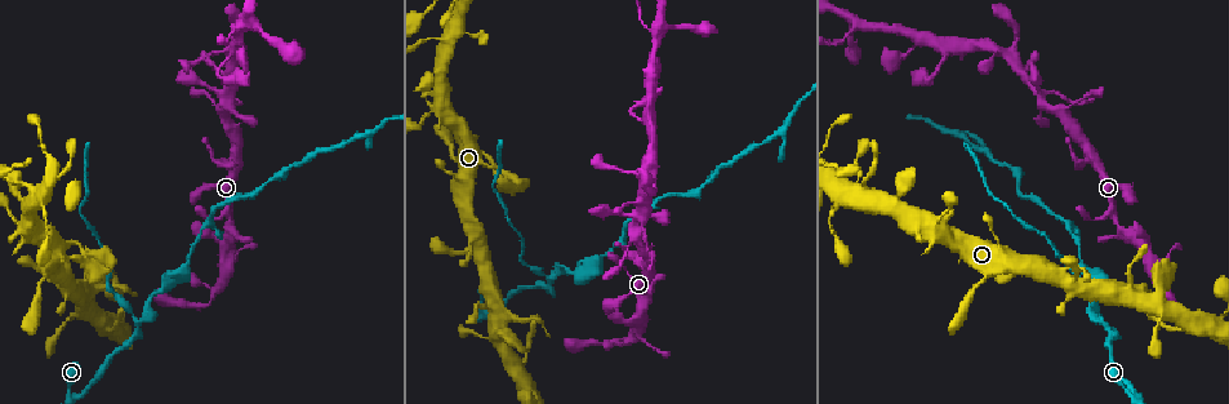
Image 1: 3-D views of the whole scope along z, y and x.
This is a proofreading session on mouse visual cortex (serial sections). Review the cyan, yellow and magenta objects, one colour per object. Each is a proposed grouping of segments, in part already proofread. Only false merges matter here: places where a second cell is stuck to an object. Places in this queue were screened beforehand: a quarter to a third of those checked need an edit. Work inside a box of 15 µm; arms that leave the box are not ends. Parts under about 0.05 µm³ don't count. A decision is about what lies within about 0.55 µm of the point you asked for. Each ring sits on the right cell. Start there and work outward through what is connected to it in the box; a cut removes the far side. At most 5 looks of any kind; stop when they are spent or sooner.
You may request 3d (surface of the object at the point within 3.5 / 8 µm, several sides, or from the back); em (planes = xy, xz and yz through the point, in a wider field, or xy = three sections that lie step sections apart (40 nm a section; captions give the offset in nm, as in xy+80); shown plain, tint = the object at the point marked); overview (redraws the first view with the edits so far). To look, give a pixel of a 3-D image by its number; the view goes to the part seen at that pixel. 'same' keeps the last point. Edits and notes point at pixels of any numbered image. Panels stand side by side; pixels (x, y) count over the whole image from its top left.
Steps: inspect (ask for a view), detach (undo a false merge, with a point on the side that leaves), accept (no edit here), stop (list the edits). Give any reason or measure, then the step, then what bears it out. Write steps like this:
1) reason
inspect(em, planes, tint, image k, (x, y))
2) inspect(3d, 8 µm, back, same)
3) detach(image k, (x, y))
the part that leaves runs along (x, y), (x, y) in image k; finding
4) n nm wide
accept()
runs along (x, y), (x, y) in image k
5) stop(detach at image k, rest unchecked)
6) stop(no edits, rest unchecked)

sudden change in width
inspect(3d, 3.5 µm, image 1, (1069, 280))

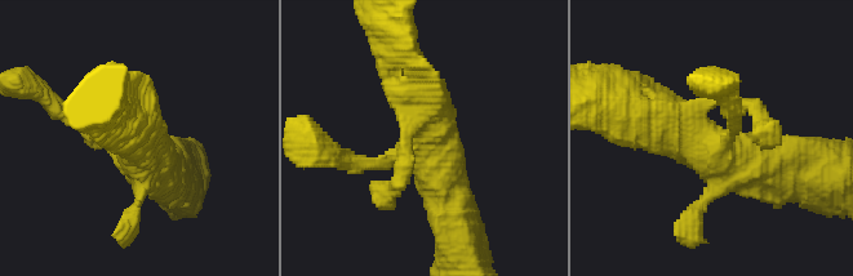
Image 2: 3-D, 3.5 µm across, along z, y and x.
now the EM
inspect(em, xy, step 5, tint, image 2, (724, 143))

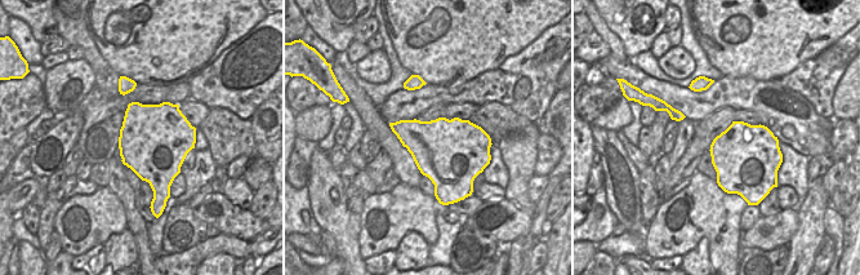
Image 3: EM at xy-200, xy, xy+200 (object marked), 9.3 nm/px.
accept()
runs along (396, 63), (425, 110), (452, 205) in image 2; continuous, no second cell

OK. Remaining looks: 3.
two arms in line, one across
inspect(3d, 8 µm, back, image 1, (139, 323))

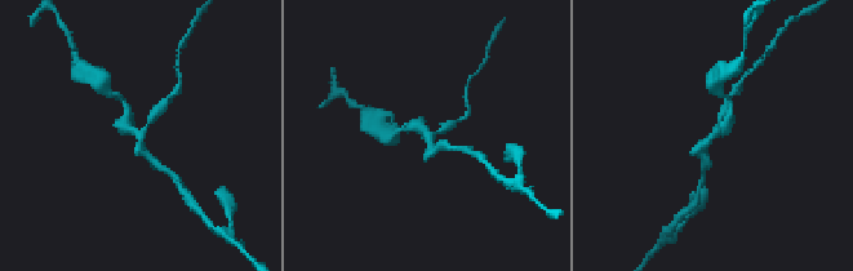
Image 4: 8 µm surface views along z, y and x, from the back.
3 arms; arms of 200, 200, 200 nm
inspect(em, xy, step 1, tint, image 4, (713, 131))

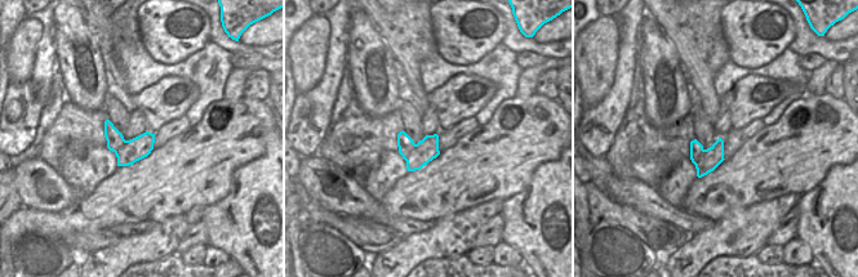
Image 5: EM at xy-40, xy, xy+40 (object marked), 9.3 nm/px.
detach(image 4, (156, 111))
border along (414, 143), (405, 160) in image 5; two cells meet here

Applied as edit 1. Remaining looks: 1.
stop(detach at image 4, rest unchecked)

